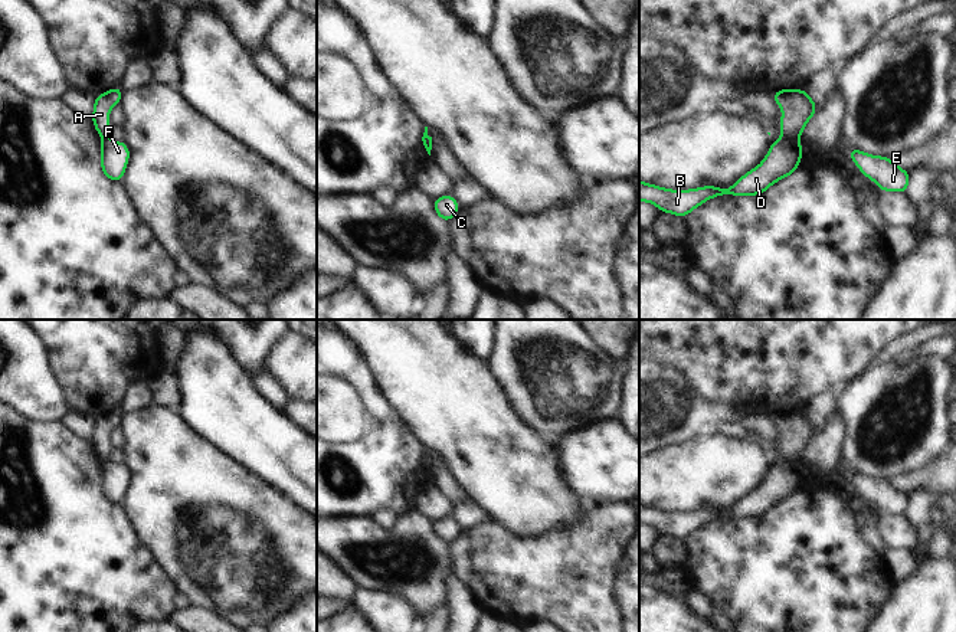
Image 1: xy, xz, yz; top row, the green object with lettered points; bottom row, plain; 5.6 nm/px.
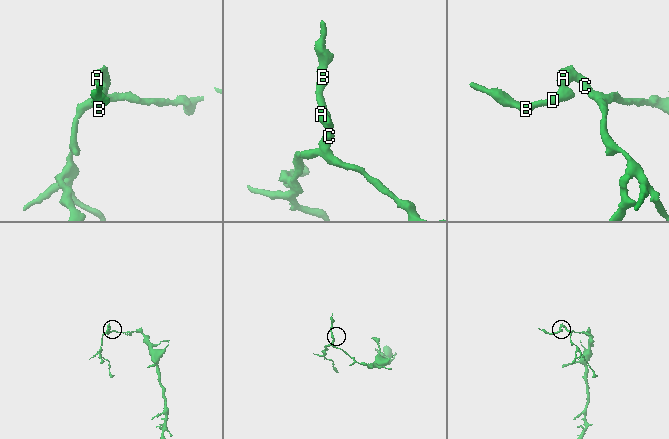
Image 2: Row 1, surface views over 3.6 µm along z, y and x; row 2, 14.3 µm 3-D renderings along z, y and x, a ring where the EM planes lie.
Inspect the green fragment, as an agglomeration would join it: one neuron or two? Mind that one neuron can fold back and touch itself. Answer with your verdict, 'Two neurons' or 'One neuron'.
Two neurons.

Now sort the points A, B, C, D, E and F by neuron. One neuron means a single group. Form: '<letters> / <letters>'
A C E / B D F

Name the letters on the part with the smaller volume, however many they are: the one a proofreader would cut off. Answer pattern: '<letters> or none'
B, D, F.

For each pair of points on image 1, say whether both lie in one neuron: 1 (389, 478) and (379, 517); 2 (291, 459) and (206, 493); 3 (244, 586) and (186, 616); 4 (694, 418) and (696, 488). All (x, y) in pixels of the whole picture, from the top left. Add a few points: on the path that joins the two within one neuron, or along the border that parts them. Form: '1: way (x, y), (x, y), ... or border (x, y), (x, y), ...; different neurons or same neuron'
1: border (396, 516), (388, 510), (376, 510), (369, 517); different neurons
2: border (225, 455), (239, 462), (281, 494); different neurons
3: border (190, 605), (215, 609), (223, 616); different neurons
4: border (714, 431), (706, 431), (684, 442), (663, 447); different neurons

